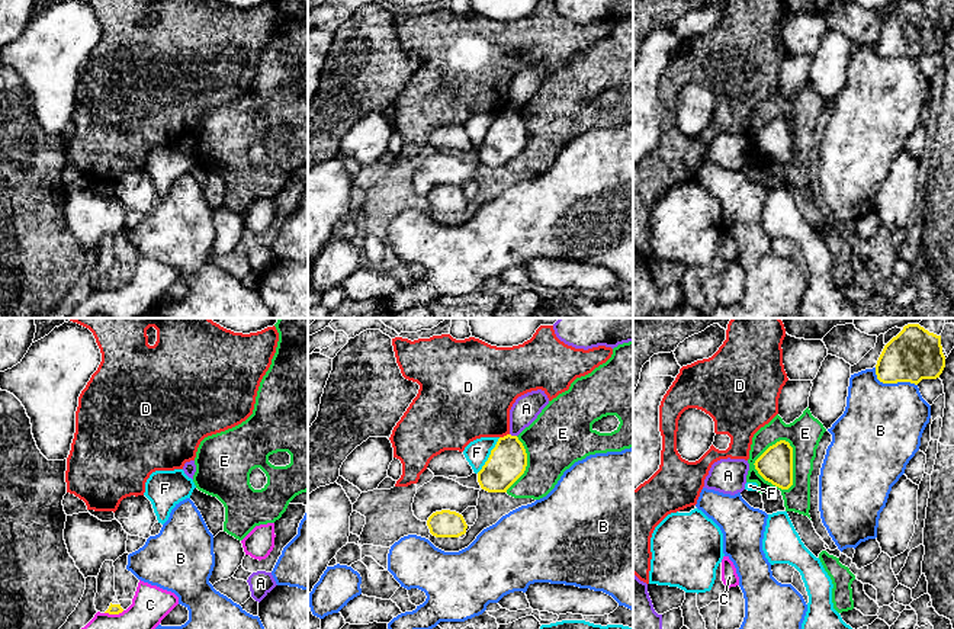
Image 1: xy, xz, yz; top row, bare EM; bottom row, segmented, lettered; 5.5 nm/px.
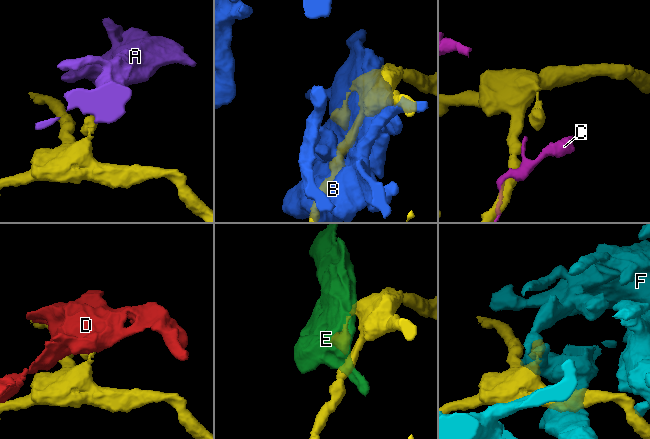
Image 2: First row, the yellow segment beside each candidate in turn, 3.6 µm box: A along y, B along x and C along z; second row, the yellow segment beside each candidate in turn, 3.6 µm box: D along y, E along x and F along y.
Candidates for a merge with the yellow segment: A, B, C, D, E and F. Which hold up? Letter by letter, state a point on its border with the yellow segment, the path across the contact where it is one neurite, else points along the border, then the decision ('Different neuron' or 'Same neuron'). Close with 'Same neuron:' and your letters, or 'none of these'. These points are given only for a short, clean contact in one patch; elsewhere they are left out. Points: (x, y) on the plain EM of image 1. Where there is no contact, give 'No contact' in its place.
A: Touches yellow at xz (513, 111). Boundary: xz (510, 108), (516, 111). Different neuron
B: Touches yellow at yz (892, 57). Different neuron
C: Touches yellow at xy (113, 288). Different neuron
D: Touches yellow at xz (504, 111). Boundary: xz (508, 108), (500, 112). Different neuron
E: Touches yellow at yz (792, 141). Different neuron
F: Touches yellow at xz (490, 130). Different neuron
Same neuron: none of these

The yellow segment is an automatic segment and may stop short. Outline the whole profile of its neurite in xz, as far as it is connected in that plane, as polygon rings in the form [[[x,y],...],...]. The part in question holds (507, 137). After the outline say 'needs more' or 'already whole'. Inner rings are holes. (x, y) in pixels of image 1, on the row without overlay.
[[[517,110],[500,112],[482,144],[478,157],[488,167],[507,167],[524,148],[527,128]]]; already whole

